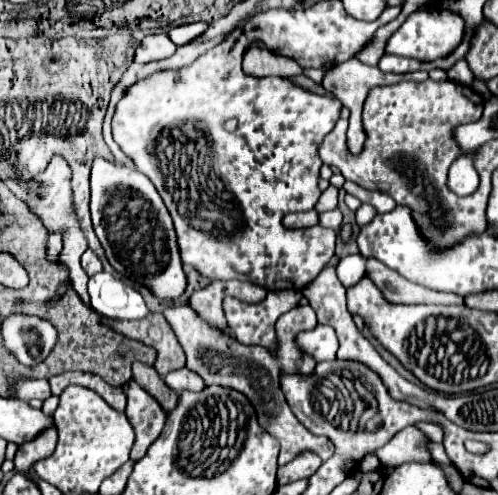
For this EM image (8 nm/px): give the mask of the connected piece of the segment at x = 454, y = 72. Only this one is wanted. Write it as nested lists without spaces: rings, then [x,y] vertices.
[[[459,60],[459,62],[447,72],[447,76],[449,76],[449,80],[459,82],[459,84],[465,84],[465,86],[471,86],[473,80],[475,80],[475,76],[473,76],[473,72],[471,72],[471,68],[467,66],[465,60]]]

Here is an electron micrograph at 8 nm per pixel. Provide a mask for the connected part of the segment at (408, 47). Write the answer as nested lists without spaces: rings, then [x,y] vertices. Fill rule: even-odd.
[[[435,9],[417,10],[403,22],[403,26],[391,38],[387,38],[385,50],[387,54],[415,58],[419,62],[433,62],[439,58],[447,58],[461,44],[463,30],[465,24],[462,17],[453,12],[439,12]]]

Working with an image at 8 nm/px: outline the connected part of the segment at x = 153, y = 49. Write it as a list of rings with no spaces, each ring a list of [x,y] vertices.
[[[151,34],[137,46],[135,62],[147,64],[147,62],[165,60],[165,58],[171,58],[175,54],[175,50],[177,50],[177,46],[171,42],[171,38],[167,34]]]

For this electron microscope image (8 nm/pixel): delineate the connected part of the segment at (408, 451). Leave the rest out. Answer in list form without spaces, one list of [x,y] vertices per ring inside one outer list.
[[[409,426],[397,432],[393,440],[385,444],[385,448],[376,450],[374,454],[381,460],[381,464],[391,468],[407,462],[433,462],[427,444],[429,438],[417,426]]]

